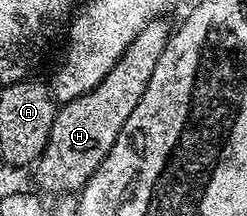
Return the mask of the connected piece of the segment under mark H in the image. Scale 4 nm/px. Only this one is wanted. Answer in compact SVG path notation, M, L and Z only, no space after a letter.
M158 17L141 30L139 37L135 37L135 41L127 45L123 57L115 61L115 67L111 69L111 73L107 73L107 77L103 77L103 81L99 81L95 89L58 106L57 116L53 118L51 125L51 137L43 149L41 158L35 164L37 183L43 190L80 192L87 180L97 172L99 165L107 157L107 153L111 153L111 145L115 145L127 117L131 117L135 105L139 105L139 97L147 93L147 81L151 81L151 73L155 73L155 65L159 57L163 57L163 49L171 34L171 27L168 27L165 21L164 18Z

